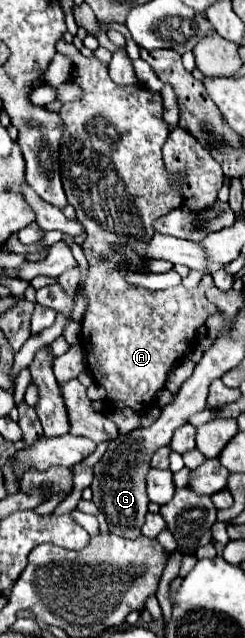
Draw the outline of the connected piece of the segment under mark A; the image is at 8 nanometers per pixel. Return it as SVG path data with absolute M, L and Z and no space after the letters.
M59 42L57 52L67 54L73 64L79 68L75 82L85 90L83 100L63 104L59 116L67 126L67 134L63 136L61 146L61 180L67 194L69 204L77 210L77 220L87 230L87 240L83 242L83 252L89 262L87 278L77 286L77 294L83 294L87 300L87 308L83 314L83 332L81 344L87 354L87 366L93 374L93 380L103 386L106 399L115 408L131 408L141 412L153 404L155 394L163 388L167 374L175 364L179 364L189 348L195 346L197 330L205 324L205 320L215 314L215 306L205 298L205 288L211 286L211 276L203 276L197 288L187 290L167 288L167 290L147 290L127 282L127 274L149 274L145 264L147 256L135 254L131 248L133 242L149 242L157 232L153 222L167 212L183 206L181 186L185 178L179 172L169 172L163 162L161 148L169 136L169 126L163 122L163 102L159 92L151 92L145 86L119 86L109 78L107 64L97 58L85 58L73 44Z

